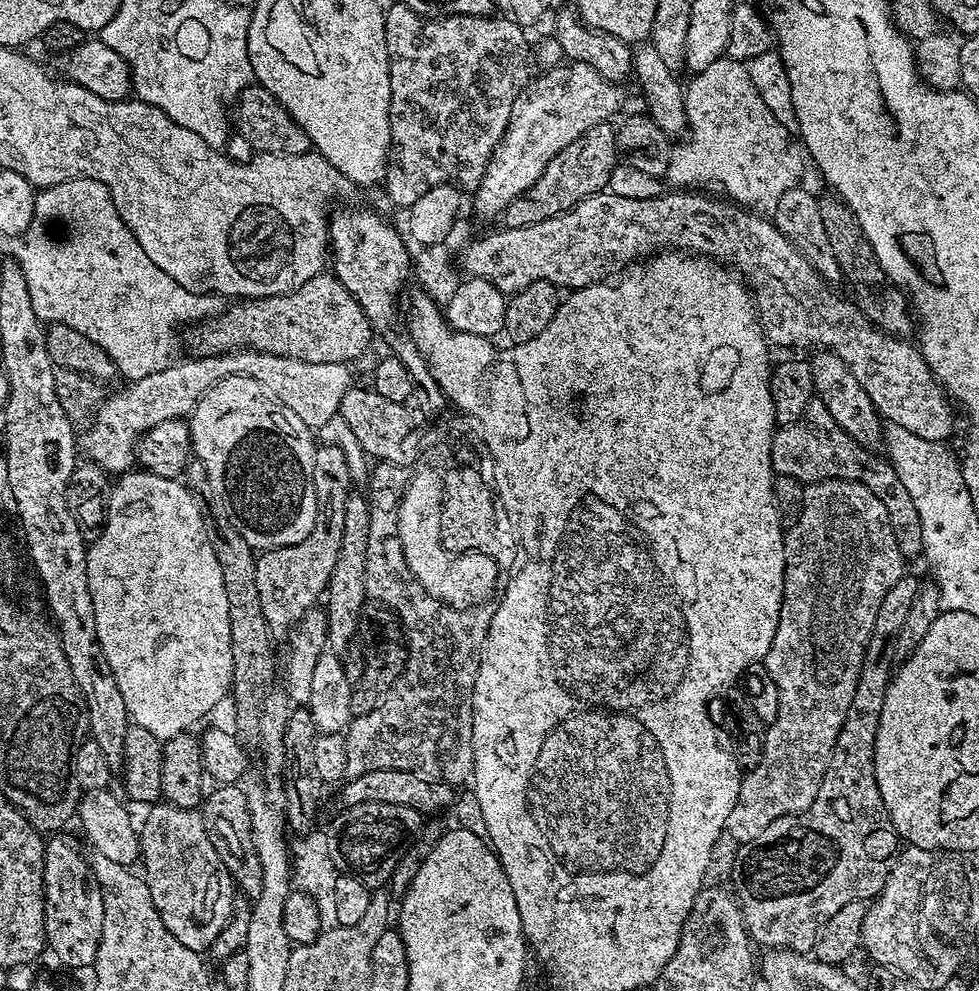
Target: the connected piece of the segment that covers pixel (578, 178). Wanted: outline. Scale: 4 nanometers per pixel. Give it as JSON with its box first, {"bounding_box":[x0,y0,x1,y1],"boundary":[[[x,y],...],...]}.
{"bounding_box":[502,122,618,228],"boundary":[[[608,122],[595,124],[554,157],[546,170],[542,170],[542,178],[538,178],[538,182],[531,184],[521,196],[510,202],[502,217],[503,223],[509,228],[521,228],[527,224],[542,222],[559,212],[570,211],[587,196],[609,187],[608,179],[616,168],[616,156],[618,157],[616,128]]]}

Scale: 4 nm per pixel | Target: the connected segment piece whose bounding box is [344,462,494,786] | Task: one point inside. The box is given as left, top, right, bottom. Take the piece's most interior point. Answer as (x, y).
(425, 726)

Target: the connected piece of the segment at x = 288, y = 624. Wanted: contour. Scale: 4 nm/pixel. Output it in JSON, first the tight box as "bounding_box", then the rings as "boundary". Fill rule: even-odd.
{"bounding_box":[256,444,354,637],"boundary":[[[320,444],[314,454],[314,494],[316,495],[316,521],[314,530],[302,538],[302,542],[285,548],[261,551],[256,558],[256,585],[258,602],[262,602],[262,614],[273,637],[287,637],[306,614],[317,607],[316,600],[325,595],[330,574],[334,574],[334,562],[338,562],[338,550],[342,548],[342,530],[348,497],[353,495],[354,483],[350,476],[346,455],[338,445]]]}

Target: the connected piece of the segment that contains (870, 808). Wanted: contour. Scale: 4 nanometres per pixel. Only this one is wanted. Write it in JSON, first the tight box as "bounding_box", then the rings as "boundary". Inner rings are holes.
{"bounding_box":[730,574,922,953],"boundary":[[[905,574],[898,578],[898,582],[894,582],[894,586],[890,586],[886,598],[882,598],[882,606],[878,606],[878,618],[874,618],[874,630],[862,658],[858,686],[854,690],[854,698],[850,698],[850,710],[846,710],[844,725],[836,739],[828,769],[822,778],[822,786],[818,786],[814,802],[804,812],[770,822],[770,826],[766,826],[758,838],[741,847],[740,859],[736,861],[730,884],[739,903],[740,913],[744,916],[749,937],[757,945],[765,944],[765,949],[811,953],[818,938],[818,930],[822,930],[824,923],[832,915],[838,914],[846,902],[868,902],[879,896],[886,878],[892,872],[902,841],[878,790],[874,774],[874,742],[878,738],[882,706],[886,702],[888,687],[892,684],[894,669],[898,664],[898,634],[902,634],[902,625],[921,587],[922,580],[912,574]]]}

